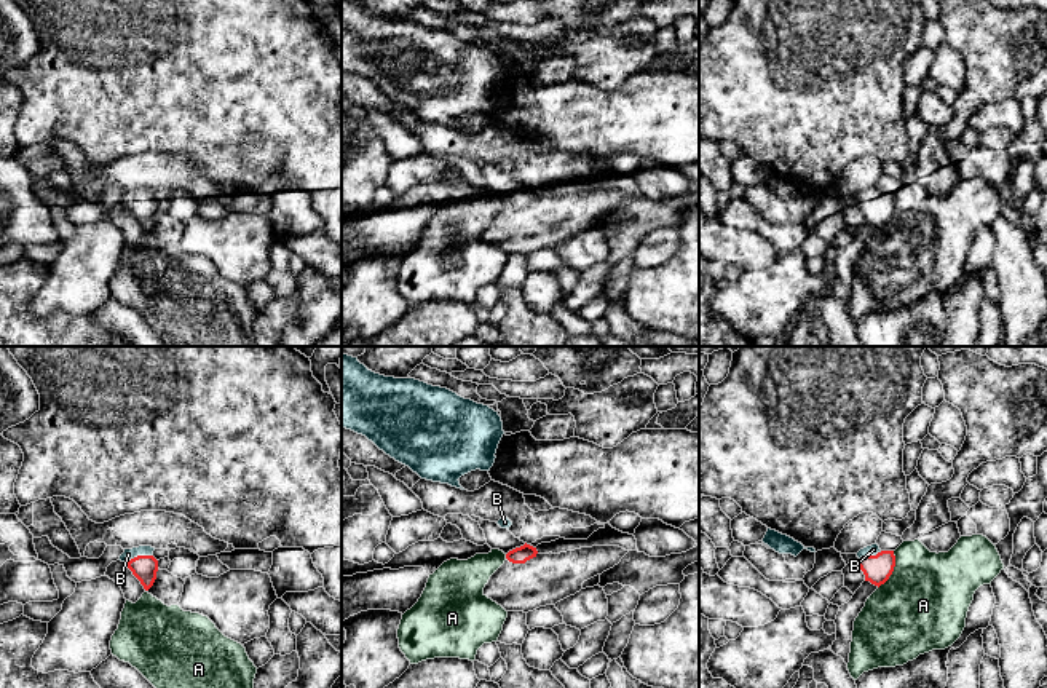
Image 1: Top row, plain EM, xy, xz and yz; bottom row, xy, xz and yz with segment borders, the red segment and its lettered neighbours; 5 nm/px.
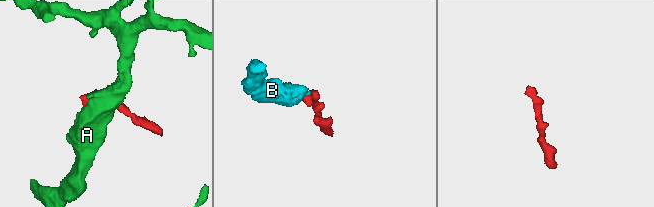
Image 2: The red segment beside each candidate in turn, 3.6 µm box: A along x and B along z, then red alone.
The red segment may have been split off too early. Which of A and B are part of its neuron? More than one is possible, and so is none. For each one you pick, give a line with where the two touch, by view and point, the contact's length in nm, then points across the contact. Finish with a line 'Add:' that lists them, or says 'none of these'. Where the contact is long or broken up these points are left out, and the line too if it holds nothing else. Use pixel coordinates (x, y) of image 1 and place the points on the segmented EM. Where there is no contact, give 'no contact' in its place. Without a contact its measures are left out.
B: xy (139, 556) | 140 nm | across xy (144, 567), (139, 556), (128, 554)
Add: B

